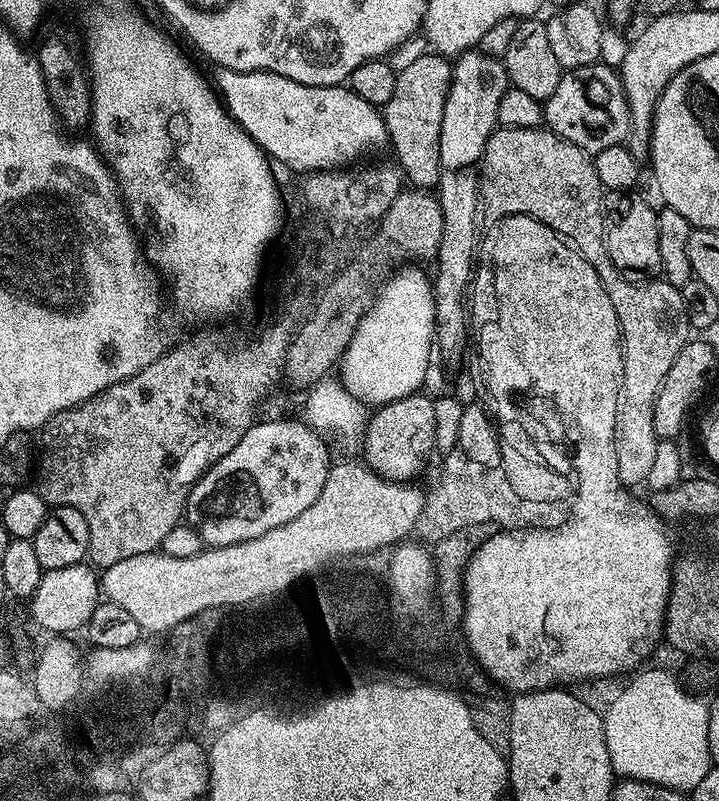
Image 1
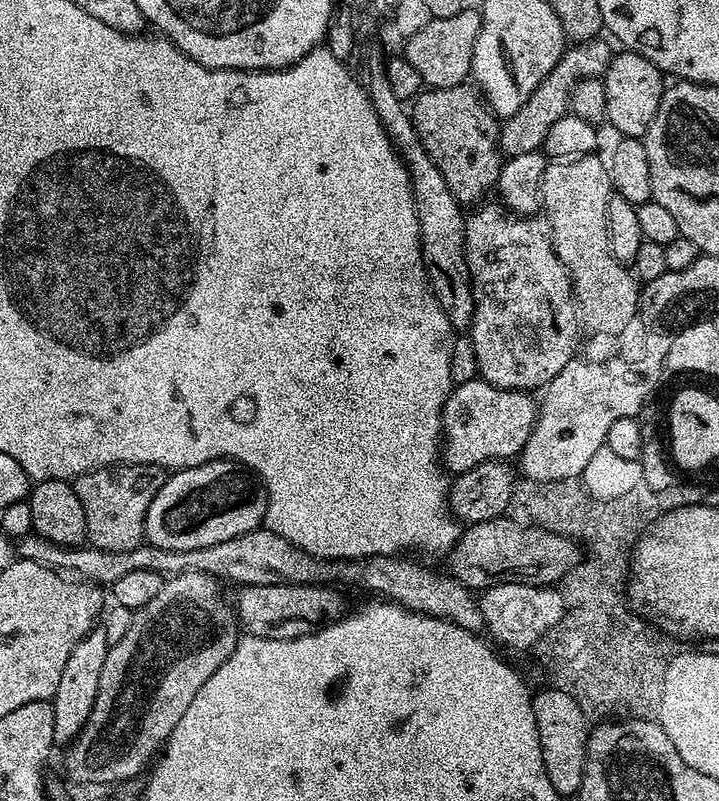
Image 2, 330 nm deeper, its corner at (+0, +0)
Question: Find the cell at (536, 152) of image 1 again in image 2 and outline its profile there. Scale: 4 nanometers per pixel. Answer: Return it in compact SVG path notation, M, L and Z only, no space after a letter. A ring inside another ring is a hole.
M593 154L591 156L573 156L567 160L556 160L555 162L549 163L548 168L544 172L542 178L542 194L540 195L542 201L542 212L543 215L548 215L546 219L547 227L550 229L550 235L552 237L552 245L554 250L558 254L558 258L562 262L562 266L568 272L568 277L572 279L572 287L576 293L576 302L580 309L580 315L583 323L588 324L596 332L612 332L612 334L619 334L624 332L633 321L637 319L637 311L640 306L640 295L641 289L638 287L638 281L635 276L632 275L631 271L625 265L619 264L614 258L614 254L610 250L610 242L608 241L608 203L612 197L612 179L608 173L607 163L603 159L599 160L599 155Z

